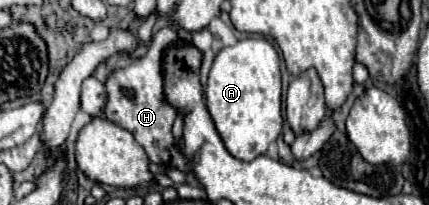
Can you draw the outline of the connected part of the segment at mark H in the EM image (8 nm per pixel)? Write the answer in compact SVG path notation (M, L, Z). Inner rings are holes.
M171 26L161 28L153 36L149 52L141 60L135 60L125 68L117 68L107 76L107 80L105 80L105 90L107 90L105 116L111 122L119 124L121 128L129 130L149 156L161 154L161 152L167 150L167 146L171 146L169 164L173 164L175 168L179 168L183 172L189 172L189 164L187 164L185 156L181 154L181 142L175 142L173 134L171 134L171 126L177 118L177 112L175 112L175 108L171 108L163 100L163 74L161 74L161 68L159 68L159 56L163 54L163 48L169 42L173 42L175 38L177 38L177 32ZM123 90L131 90L133 96L125 96Z

